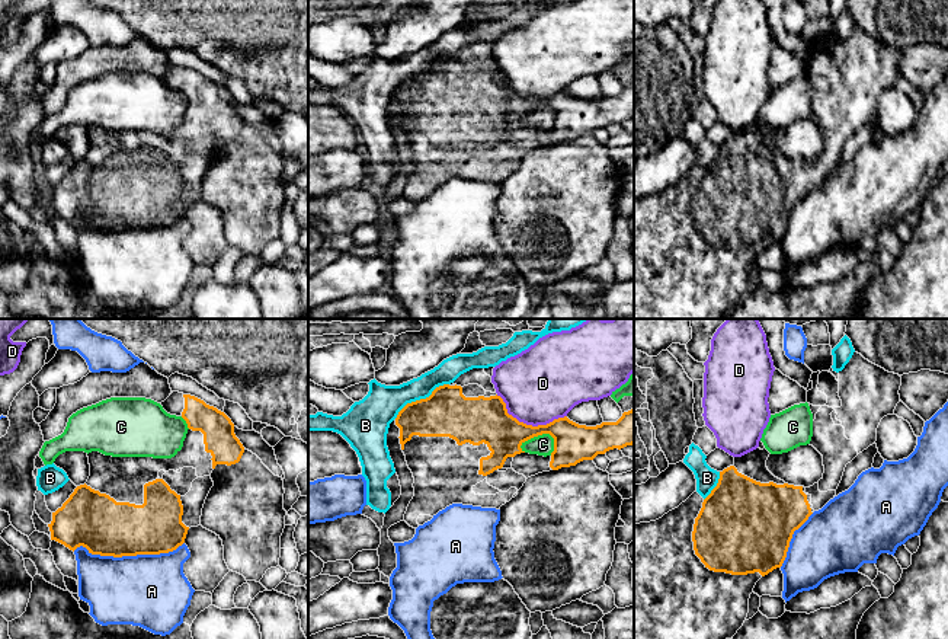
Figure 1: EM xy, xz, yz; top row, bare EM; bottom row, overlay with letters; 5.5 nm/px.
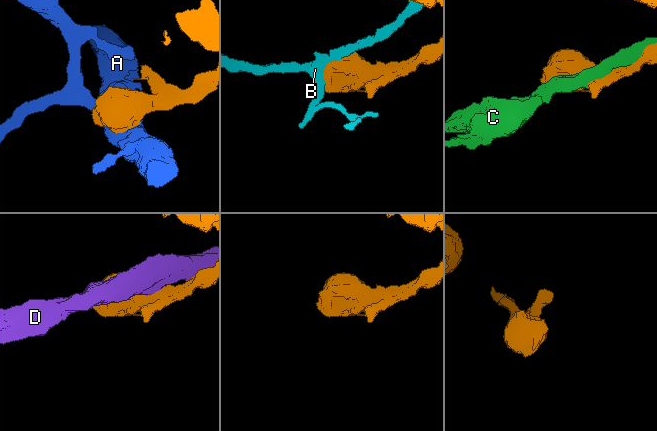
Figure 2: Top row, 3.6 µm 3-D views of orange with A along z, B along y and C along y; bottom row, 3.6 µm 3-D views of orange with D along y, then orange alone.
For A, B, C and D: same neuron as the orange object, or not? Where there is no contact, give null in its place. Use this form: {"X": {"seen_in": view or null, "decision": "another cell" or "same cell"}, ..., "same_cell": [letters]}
{"A": {"seen_in": "xy", "decision": "another cell"}, "B": {"seen_in": "xz", "decision": "another cell"}, "C": {"seen_in": "xz", "decision": "another cell"}, "D": {"seen_in": "xz", "decision": "another cell"}, "same_cell": []}

